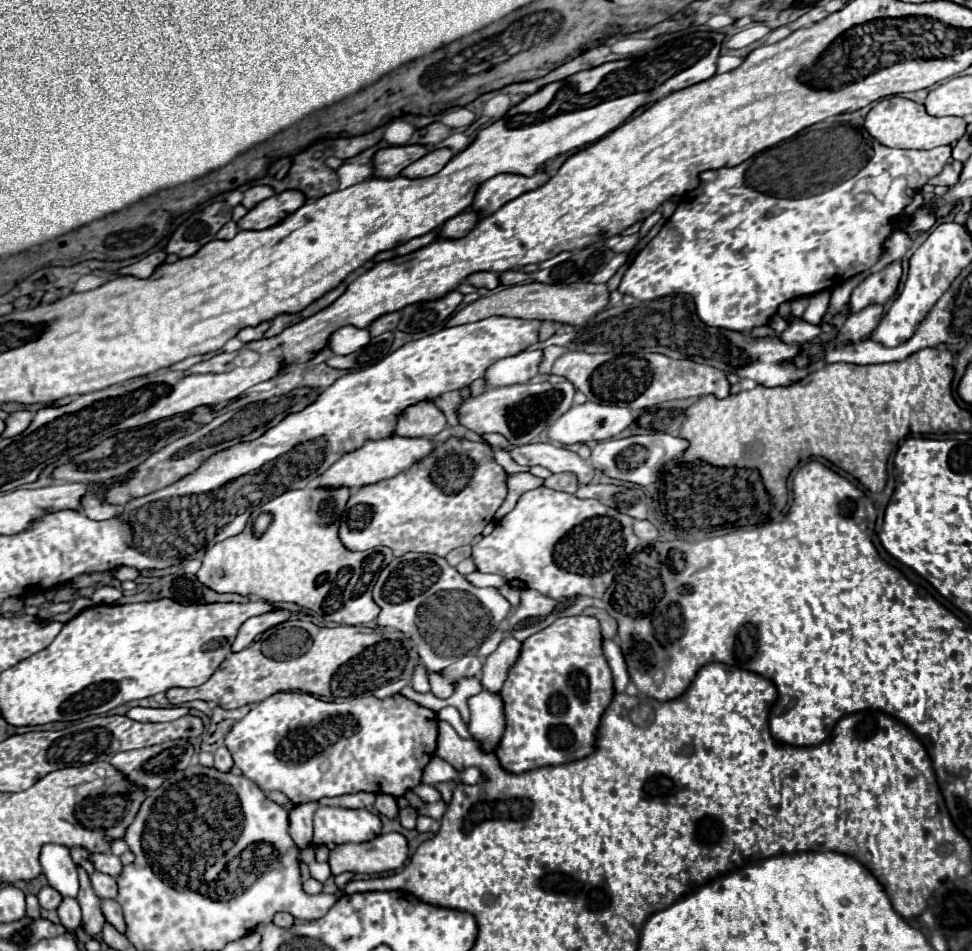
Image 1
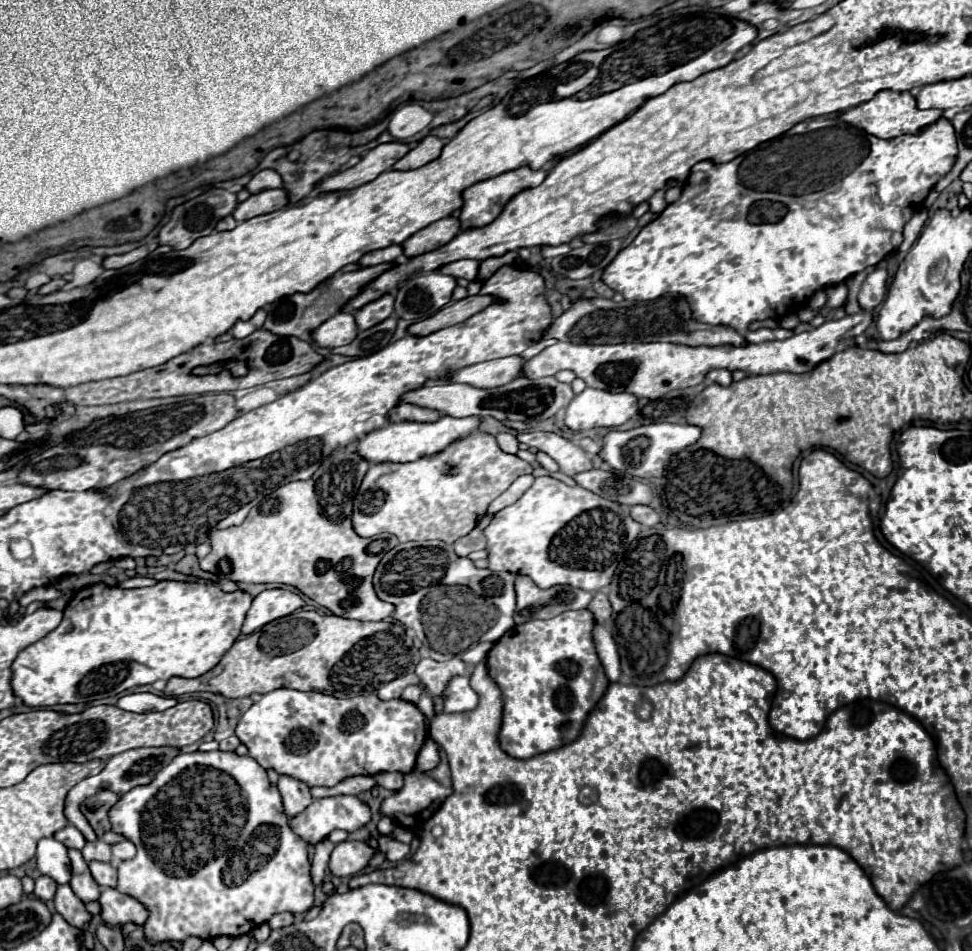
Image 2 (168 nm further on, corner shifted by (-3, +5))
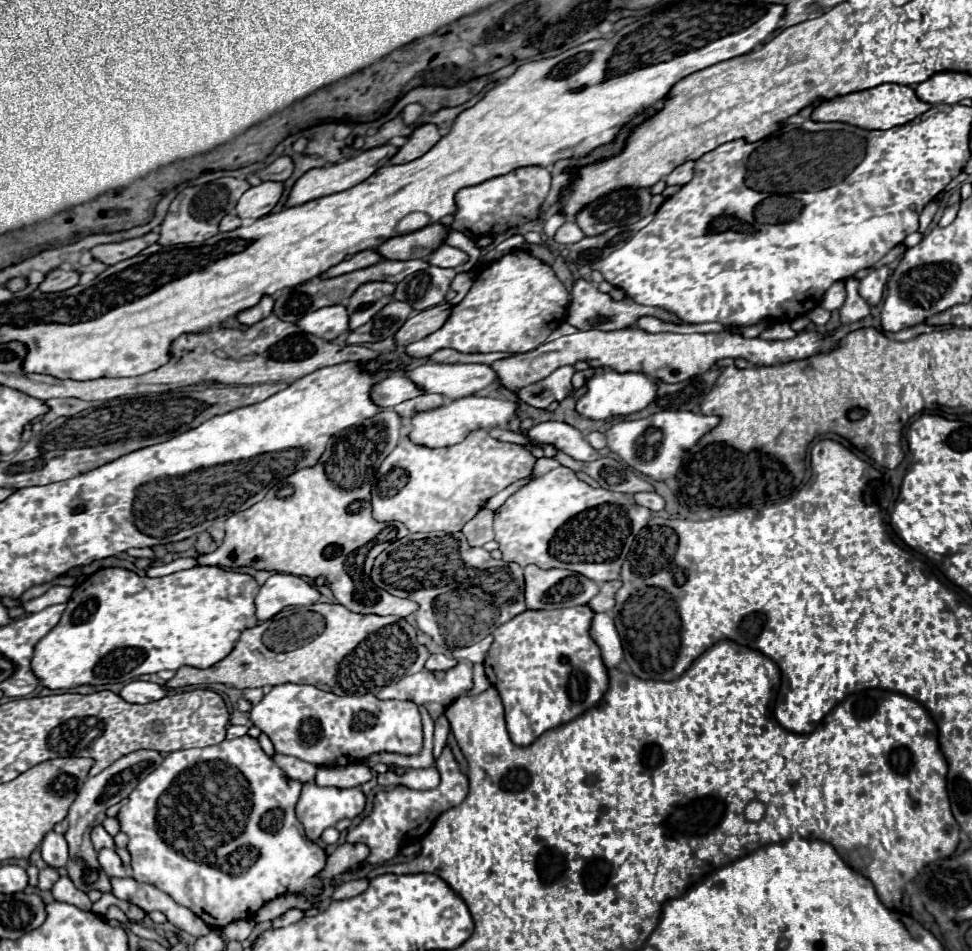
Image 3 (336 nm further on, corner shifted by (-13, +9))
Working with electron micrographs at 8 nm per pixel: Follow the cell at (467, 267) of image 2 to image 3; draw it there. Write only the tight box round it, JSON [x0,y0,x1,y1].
[428,245,468,267]

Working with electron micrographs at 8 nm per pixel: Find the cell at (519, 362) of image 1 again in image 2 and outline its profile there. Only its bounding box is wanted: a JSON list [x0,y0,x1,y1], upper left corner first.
[452,355,526,389]

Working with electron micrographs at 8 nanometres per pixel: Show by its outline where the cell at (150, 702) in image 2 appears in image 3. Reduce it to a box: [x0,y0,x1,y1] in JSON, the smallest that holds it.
[120,681,166,703]

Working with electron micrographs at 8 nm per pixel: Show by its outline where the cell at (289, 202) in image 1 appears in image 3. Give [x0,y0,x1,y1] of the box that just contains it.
[236,181,282,219]

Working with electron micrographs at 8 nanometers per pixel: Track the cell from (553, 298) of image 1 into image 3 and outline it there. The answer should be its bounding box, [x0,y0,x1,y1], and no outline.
[394,303,450,347]

